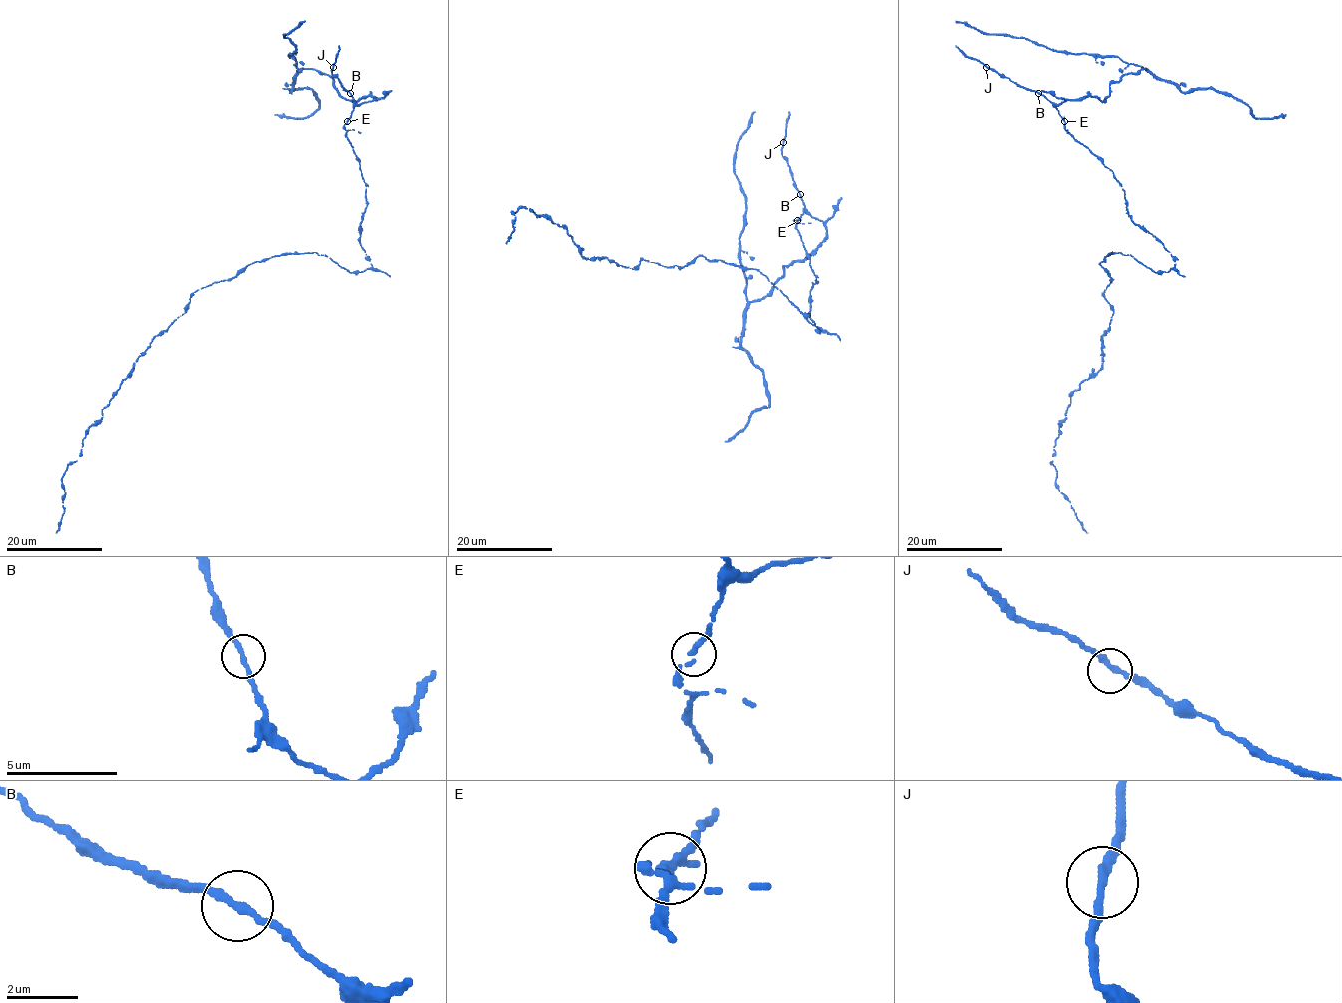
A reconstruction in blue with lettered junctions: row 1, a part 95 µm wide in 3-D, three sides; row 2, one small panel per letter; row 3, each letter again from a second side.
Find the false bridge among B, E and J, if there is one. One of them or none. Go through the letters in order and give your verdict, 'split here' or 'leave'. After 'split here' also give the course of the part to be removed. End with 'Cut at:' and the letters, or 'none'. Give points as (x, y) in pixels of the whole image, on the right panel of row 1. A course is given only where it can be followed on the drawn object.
B: leave
E: split here; foreign part runs (1065, 122), (1176, 263), (1100, 263), (1113, 312), (1102, 365), (1072, 394), (1051, 461), (1088, 533)
J: leave
Cut at: E

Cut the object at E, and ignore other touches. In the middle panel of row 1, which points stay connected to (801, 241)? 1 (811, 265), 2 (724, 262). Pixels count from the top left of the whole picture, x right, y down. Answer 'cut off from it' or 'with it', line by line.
1: with it
2: with it

